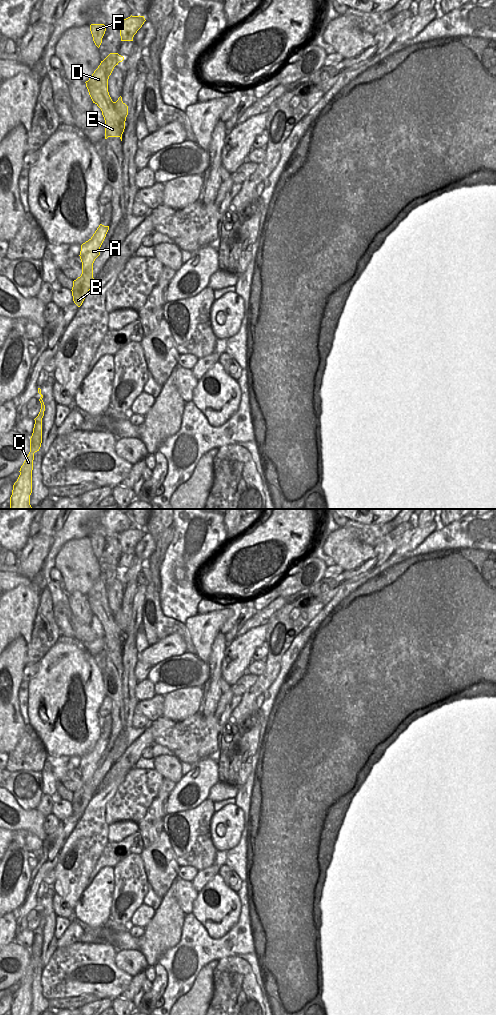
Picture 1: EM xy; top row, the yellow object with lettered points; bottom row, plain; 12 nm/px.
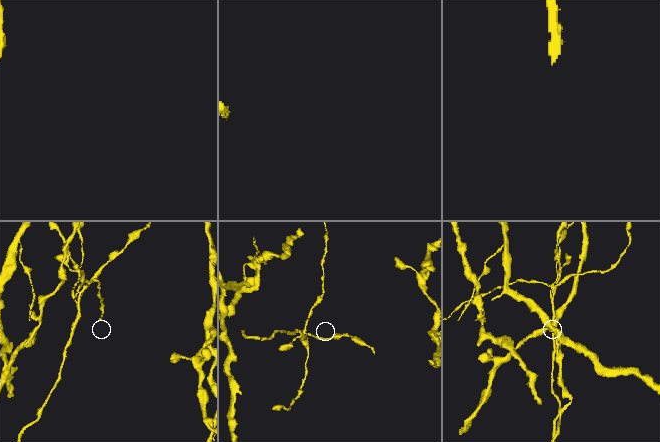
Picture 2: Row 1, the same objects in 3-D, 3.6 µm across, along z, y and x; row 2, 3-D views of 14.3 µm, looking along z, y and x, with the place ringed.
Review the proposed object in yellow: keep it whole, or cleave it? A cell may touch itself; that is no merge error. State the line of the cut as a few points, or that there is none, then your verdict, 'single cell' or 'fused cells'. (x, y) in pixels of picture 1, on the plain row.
cut in xy along (113, 614), (117, 639), (120, 642), (119, 648); fused cells

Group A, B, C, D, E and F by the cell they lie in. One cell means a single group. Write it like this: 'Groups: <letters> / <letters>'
Groups: A B C / D E F

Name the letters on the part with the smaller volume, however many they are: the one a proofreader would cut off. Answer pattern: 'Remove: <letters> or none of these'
Remove: A, B, C

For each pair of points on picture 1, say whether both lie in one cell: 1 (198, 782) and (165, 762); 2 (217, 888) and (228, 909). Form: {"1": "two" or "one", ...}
{"1": "two", "2": "one"}

